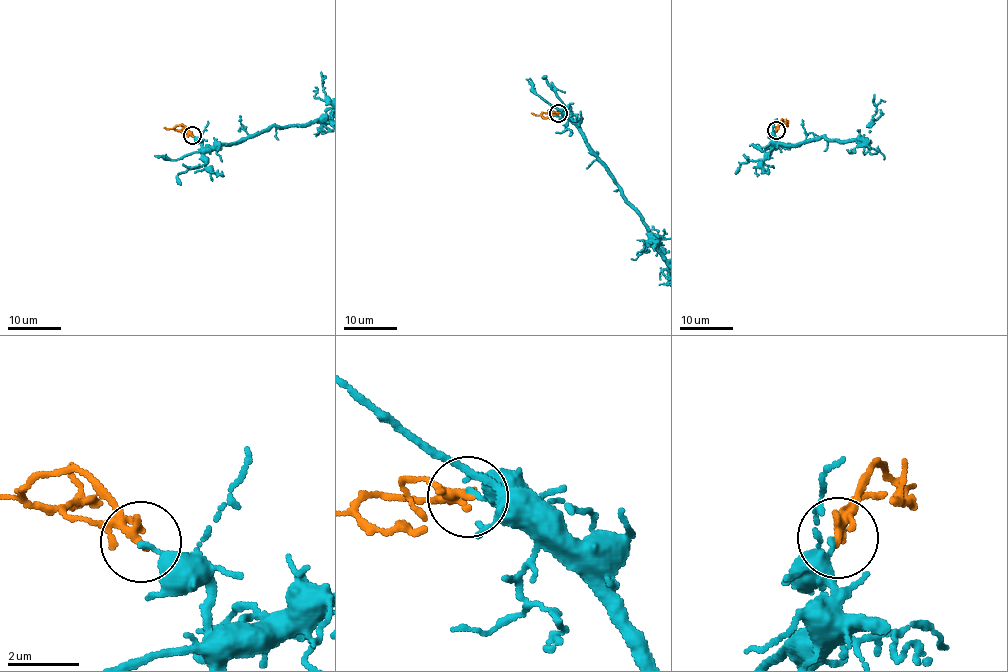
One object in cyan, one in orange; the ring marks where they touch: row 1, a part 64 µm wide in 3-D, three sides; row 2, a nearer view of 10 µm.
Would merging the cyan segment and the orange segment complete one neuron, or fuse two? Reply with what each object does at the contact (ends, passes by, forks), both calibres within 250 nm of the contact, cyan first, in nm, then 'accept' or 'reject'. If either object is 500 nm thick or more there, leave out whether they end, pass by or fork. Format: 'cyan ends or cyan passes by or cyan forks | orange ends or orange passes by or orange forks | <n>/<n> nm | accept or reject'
cyan ends | orange forks | 140/160 nm | reject

